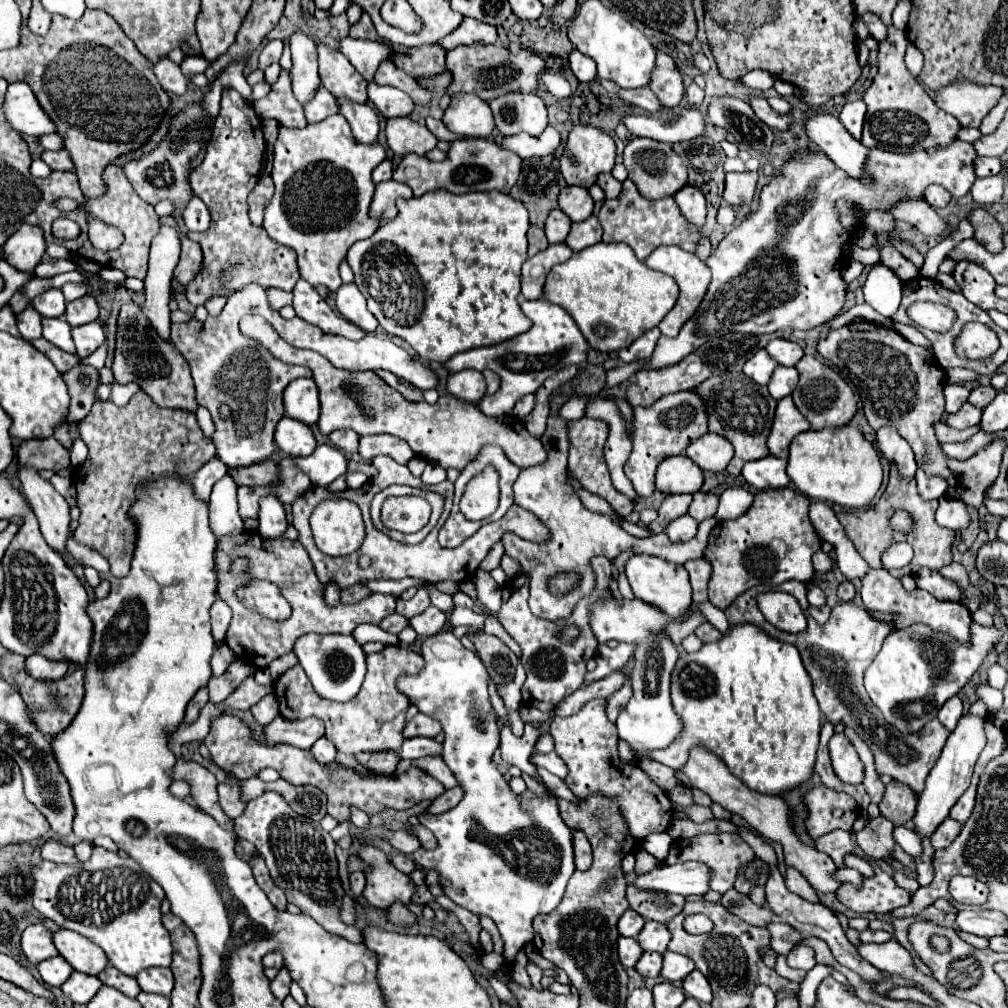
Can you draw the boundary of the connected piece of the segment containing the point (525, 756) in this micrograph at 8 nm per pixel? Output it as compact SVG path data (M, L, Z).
M533 724L525 725L524 736L522 737L515 737L511 729L504 725L500 733L500 751L502 758L508 764L518 767L522 772L543 783L536 766L530 762L532 750L528 750L534 746L534 742L538 740L540 735L540 728Z

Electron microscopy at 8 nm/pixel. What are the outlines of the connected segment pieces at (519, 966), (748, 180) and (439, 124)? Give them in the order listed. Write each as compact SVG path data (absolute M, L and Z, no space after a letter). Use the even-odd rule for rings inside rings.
M520 950L512 964L512 977L519 984L524 987L531 986L530 977L526 971L526 964L528 960L522 950Z
M732 172L726 174L726 188L724 200L732 206L750 204L756 188L756 172Z
M426 118L426 126L428 130L438 138L438 140L446 140L446 142L454 142L454 140L460 140L462 136L450 132L442 120L434 120L434 118Z

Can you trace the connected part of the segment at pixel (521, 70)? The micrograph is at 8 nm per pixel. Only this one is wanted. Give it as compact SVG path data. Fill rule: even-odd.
M474 44L458 46L446 52L446 68L452 72L452 82L446 88L446 96L466 92L476 94L484 102L490 102L508 92L536 92L540 86L540 74L546 70L546 62L528 48L520 48L518 54L512 54L508 48L500 48L496 44Z

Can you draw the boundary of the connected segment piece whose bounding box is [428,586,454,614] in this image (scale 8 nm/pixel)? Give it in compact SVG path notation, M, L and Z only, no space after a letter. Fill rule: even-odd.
M428 586L428 590L430 590L430 602L436 608L442 608L442 612L446 612L446 614L450 614L454 610L454 600L450 594L442 594L442 592L434 590L432 586Z

